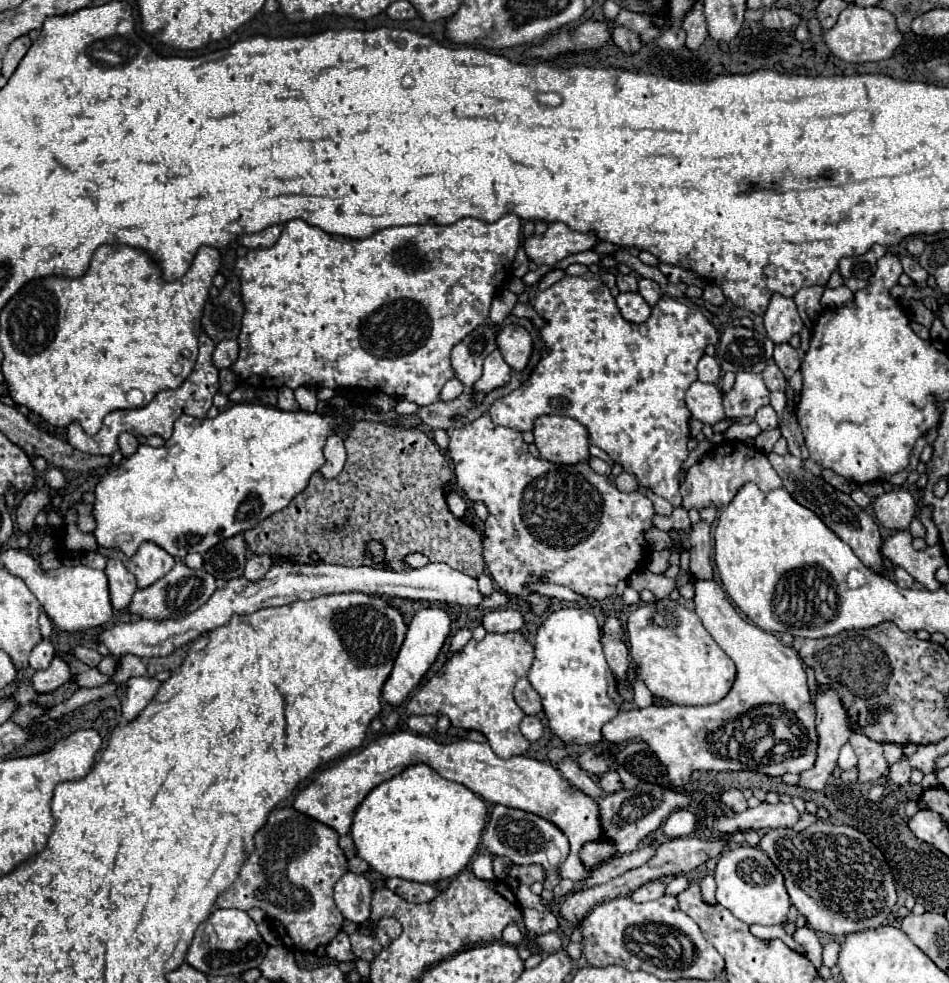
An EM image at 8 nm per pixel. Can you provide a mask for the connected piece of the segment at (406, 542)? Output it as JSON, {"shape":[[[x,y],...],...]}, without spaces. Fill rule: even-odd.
{"shape":[[[362,420],[350,428],[344,446],[348,452],[348,460],[344,470],[334,480],[322,480],[320,472],[312,474],[306,490],[294,496],[286,508],[270,514],[254,528],[244,532],[244,540],[254,554],[292,558],[298,564],[310,562],[310,556],[318,554],[318,560],[324,564],[374,566],[382,570],[402,572],[410,570],[404,558],[418,552],[424,554],[428,560],[440,560],[472,578],[478,578],[484,572],[480,534],[476,534],[460,518],[454,518],[448,510],[444,486],[452,478],[452,470],[434,440],[430,440],[416,428],[392,428],[380,422]],[[372,540],[384,546],[382,562],[374,562],[372,554],[368,552],[368,542]]]}

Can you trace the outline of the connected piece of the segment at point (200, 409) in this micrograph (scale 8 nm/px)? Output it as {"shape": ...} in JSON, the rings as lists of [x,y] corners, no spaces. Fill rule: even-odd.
{"shape":[[[202,332],[200,334],[198,362],[196,362],[192,374],[182,382],[180,388],[158,392],[156,398],[148,406],[110,412],[104,418],[102,428],[94,436],[88,436],[78,422],[72,422],[72,424],[66,426],[68,442],[74,448],[78,448],[80,452],[88,452],[88,454],[114,454],[118,450],[118,436],[120,436],[120,432],[130,432],[134,436],[160,436],[160,438],[168,440],[172,436],[176,418],[180,418],[182,414],[190,414],[194,418],[206,418],[206,412],[212,406],[212,398],[218,392],[218,370],[212,364],[212,352],[214,352],[214,342]]]}

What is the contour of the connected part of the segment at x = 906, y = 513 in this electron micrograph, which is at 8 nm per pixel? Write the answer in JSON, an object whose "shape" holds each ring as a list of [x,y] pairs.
{"shape":[[[890,490],[874,502],[876,518],[888,530],[908,530],[916,516],[916,502],[908,490]]]}

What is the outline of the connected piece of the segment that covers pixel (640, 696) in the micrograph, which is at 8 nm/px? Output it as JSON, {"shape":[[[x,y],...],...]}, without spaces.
{"shape":[[[640,678],[634,680],[634,704],[638,708],[646,708],[646,706],[652,706],[654,704],[652,692],[646,688],[646,684]]]}

